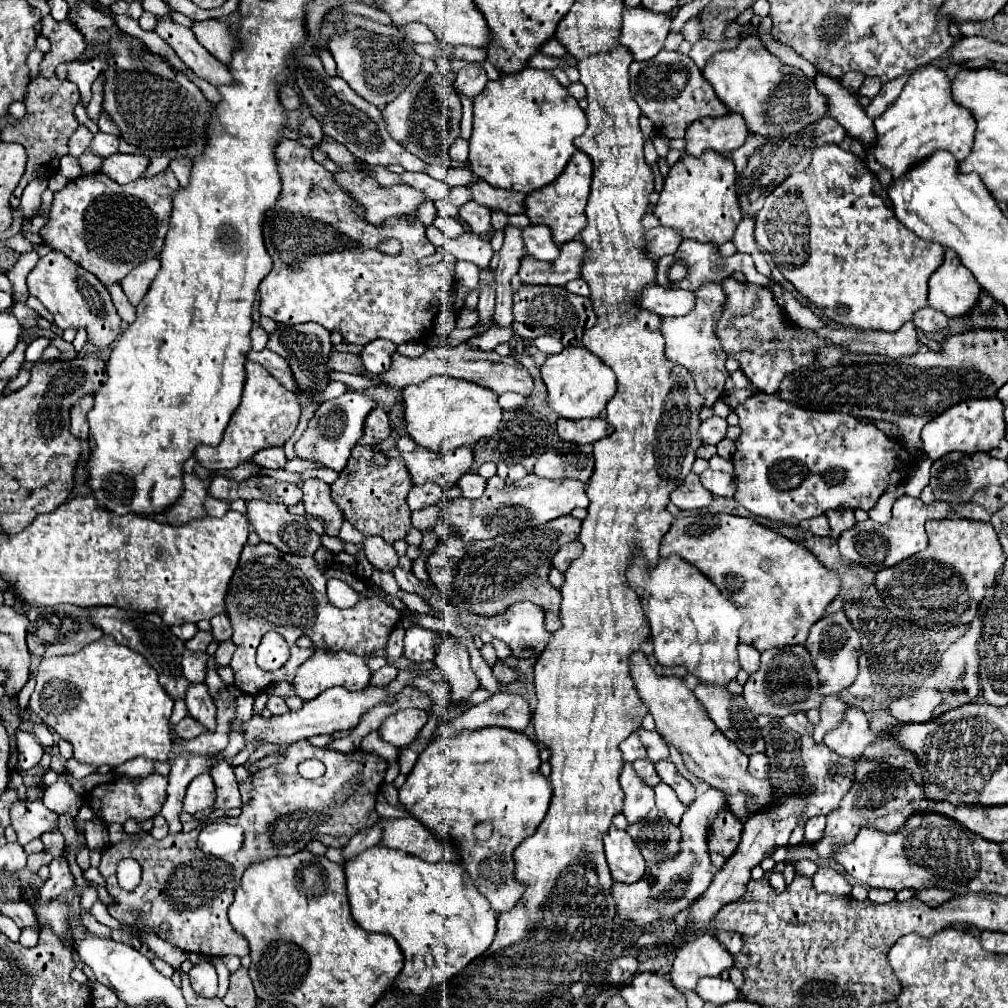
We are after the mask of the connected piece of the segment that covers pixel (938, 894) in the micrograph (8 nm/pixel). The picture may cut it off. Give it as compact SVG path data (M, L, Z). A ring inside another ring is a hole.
M934 887L934 889L926 889L926 891L918 891L916 897L920 897L926 905L942 905L948 899L952 899L954 893L952 891L942 891L942 889Z

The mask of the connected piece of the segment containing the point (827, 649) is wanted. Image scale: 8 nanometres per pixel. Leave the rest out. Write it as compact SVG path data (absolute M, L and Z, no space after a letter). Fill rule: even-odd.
M838 609L836 613L822 617L808 635L808 641L804 643L814 659L814 667L818 667L818 677L822 679L822 695L836 695L842 689L850 687L858 675L858 657L860 657L860 635L846 617L844 609Z

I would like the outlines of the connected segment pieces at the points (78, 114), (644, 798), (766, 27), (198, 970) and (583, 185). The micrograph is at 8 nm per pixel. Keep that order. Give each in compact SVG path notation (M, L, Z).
M78 103L78 105L74 107L74 117L76 117L76 121L78 121L80 125L86 125L86 127L88 127L92 133L96 133L96 131L98 131L96 121L92 121L92 119L88 117L88 113L86 113L86 105Z
M626 763L620 775L620 785L624 791L624 809L628 823L636 825L646 819L646 815L654 809L654 791L638 779L632 765Z
M770 16L764 17L761 20L760 25L760 39L765 43L764 46L768 51L776 55L783 63L802 70L808 79L814 80L817 70L813 64L806 61L787 45L776 43L776 40L771 35L772 21Z
M200 961L198 965L192 967L192 971L188 973L190 977L190 985L192 989L200 995L200 997L216 997L216 987L218 987L218 979L216 979L216 969L210 961Z
M576 151L570 163L566 165L566 171L562 171L562 175L554 179L554 183L540 187L538 191L532 191L530 195L526 195L526 215L532 219L534 225L536 223L548 225L558 245L576 239L576 235L586 227L584 207L586 207L588 193L590 193L590 181L592 181L590 157L582 151Z

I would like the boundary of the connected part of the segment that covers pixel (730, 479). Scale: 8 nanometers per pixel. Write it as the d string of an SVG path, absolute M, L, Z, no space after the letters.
M706 469L700 475L700 481L712 495L718 495L718 497L734 497L736 495L736 477L732 473Z

